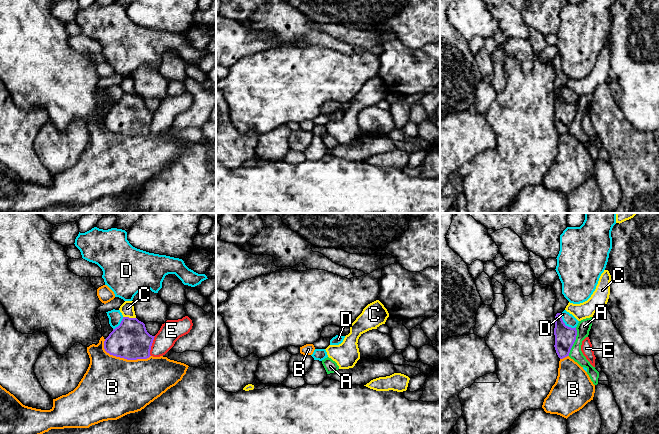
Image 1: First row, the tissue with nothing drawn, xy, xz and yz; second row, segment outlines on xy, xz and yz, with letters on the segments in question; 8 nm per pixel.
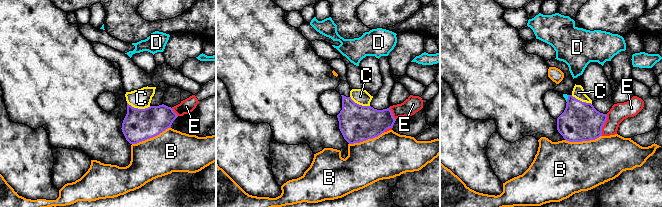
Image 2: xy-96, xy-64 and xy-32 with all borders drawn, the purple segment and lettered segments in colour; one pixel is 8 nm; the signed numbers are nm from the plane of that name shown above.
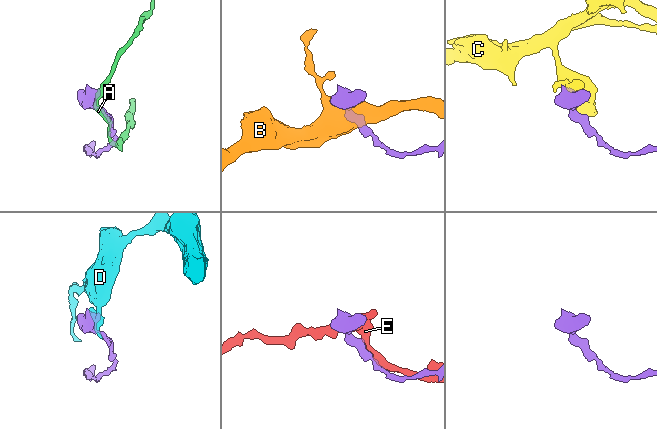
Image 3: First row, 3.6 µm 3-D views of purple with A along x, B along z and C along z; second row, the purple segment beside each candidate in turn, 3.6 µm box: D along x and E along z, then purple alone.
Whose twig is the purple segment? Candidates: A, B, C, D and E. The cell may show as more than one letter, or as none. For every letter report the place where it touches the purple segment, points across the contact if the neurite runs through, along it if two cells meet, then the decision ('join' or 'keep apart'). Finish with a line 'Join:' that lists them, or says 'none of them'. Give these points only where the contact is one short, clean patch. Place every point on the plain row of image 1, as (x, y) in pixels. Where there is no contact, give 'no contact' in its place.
A: meets purple in yz at (574, 117); keep apart
B: meets purple in xy at (123, 133); keep apart
C: meets purple in xy at (128, 93); border along xy (123, 92), (135, 94); keep apart
D: meets purple in yz at (564, 100); border along yz (560, 89), (561, 95), (566, 101), (575, 103); keep apart
E: meets purple in xy at (151, 121); keep apart
Join: none of them

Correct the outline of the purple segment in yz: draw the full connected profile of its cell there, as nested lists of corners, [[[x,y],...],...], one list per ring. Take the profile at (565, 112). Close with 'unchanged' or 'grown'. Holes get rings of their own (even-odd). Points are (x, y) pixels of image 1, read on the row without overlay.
[[[558,54],[553,61],[556,70],[556,78],[554,81],[555,91],[555,126],[560,135],[569,132],[570,126],[576,116],[577,106],[565,101],[562,96],[561,89],[565,86],[569,77],[562,70],[562,59]]]; grown

